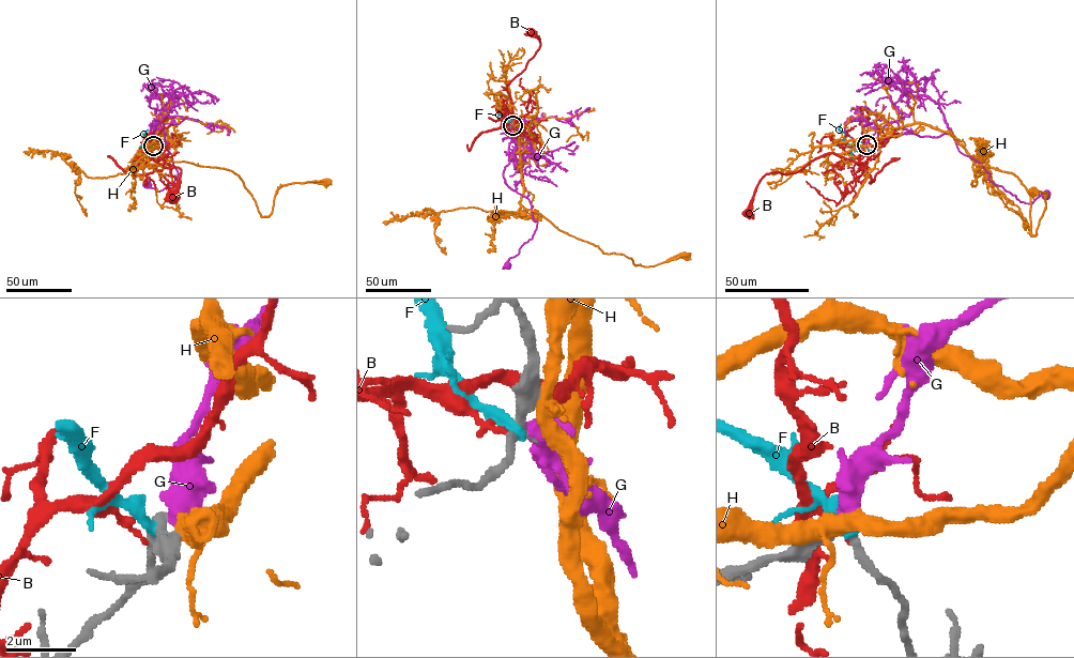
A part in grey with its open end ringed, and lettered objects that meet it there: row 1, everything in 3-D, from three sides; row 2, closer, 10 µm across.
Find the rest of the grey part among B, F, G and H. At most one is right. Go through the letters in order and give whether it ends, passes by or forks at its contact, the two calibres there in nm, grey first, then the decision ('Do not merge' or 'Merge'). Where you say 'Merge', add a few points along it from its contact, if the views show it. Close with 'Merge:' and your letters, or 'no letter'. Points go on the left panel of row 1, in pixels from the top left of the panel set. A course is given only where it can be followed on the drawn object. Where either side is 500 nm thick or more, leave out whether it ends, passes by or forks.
B: It ends there. Thickness 280 nm (grey) against 170 nm. Do not merge
F: It ends there. Thickness 300 nm (grey) against 420 nm. Do not merge
G: Thickness 240 nm (grey) against 600 nm. Do not merge
H: It forks there. Thickness 400 nm (grey) against 380 nm. Do not merge
Merge: no letter

